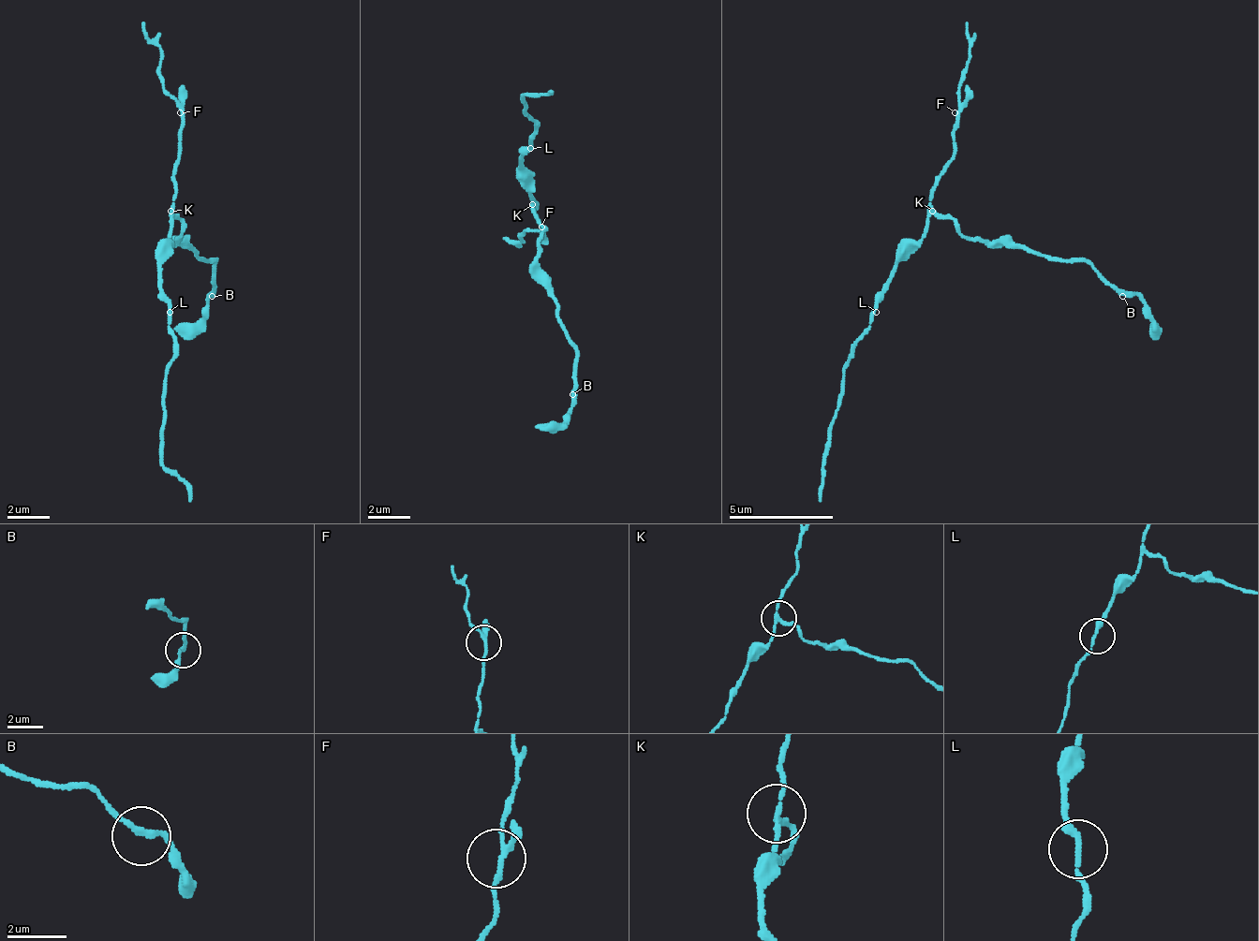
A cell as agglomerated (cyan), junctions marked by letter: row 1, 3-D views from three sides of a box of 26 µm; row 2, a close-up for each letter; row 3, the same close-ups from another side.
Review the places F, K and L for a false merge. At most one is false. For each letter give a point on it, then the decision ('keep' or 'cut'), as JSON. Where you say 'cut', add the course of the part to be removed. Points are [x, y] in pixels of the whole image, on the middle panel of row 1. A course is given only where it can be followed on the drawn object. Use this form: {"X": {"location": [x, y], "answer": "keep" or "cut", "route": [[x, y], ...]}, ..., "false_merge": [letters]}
{"F": {"location": [541, 227], "answer": "keep"}, "K": {"location": [532, 204], "answer": "cut", "route": [[530, 205], [541, 237], [541, 284], [578, 358], [578, 399], [556, 425], [536, 425]]}, "L": {"location": [530, 148], "answer": "keep"}, "false_merge": ["K"]}

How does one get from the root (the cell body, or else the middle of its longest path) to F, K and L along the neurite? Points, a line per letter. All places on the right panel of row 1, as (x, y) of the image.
F: (924, 227), (928, 223), (928, 191), (939, 175), (939, 170), (955, 154), (955, 112)
K: (924, 227), (934, 212)
L: (924, 227), (924, 238), (897, 264), (876, 312)

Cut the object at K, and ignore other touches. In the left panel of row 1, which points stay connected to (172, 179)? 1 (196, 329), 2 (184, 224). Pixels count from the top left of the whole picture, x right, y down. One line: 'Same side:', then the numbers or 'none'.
Same side: none

